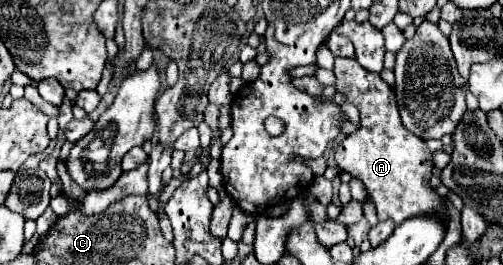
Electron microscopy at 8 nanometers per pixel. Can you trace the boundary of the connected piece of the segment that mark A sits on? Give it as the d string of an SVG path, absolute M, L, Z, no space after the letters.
M337 57L333 73L337 77L337 93L345 95L345 101L355 105L361 113L359 129L347 135L335 147L335 163L341 171L347 171L363 181L377 207L379 221L393 219L399 225L413 215L427 213L437 213L443 221L447 221L447 209L441 197L429 185L429 177L433 171L431 151L427 149L427 143L423 139L415 137L403 127L393 89L377 73L367 73L367 69L363 69L355 59Z

